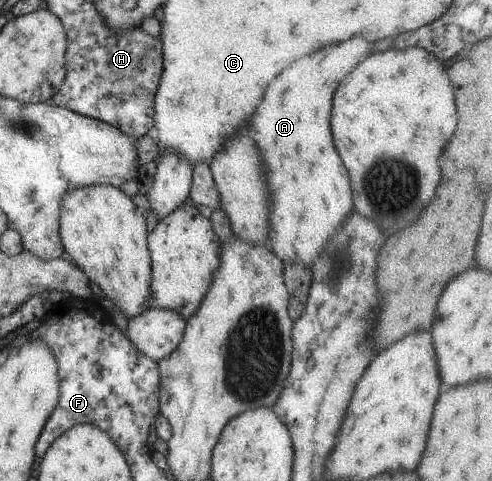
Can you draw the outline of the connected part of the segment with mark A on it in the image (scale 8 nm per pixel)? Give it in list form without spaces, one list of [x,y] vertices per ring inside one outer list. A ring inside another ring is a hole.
[[[356,36],[356,38],[347,38],[345,41],[324,46],[316,52],[311,52],[308,56],[302,56],[298,60],[294,60],[288,68],[284,68],[284,72],[280,72],[274,80],[270,80],[270,84],[266,86],[266,92],[264,96],[260,98],[260,104],[256,106],[252,118],[250,118],[250,138],[254,140],[262,160],[264,160],[264,174],[266,174],[266,182],[268,182],[268,190],[272,192],[270,194],[270,202],[268,202],[268,249],[282,262],[282,264],[298,264],[304,265],[306,268],[310,268],[313,258],[317,256],[319,250],[325,245],[325,242],[329,239],[330,235],[334,234],[338,225],[342,222],[342,219],[346,219],[353,208],[351,188],[348,182],[348,171],[343,165],[342,159],[339,157],[335,146],[333,145],[332,133],[330,130],[330,115],[331,115],[331,100],[333,99],[333,92],[336,90],[340,79],[350,72],[361,60],[364,60],[370,53],[371,43],[362,36]]]

